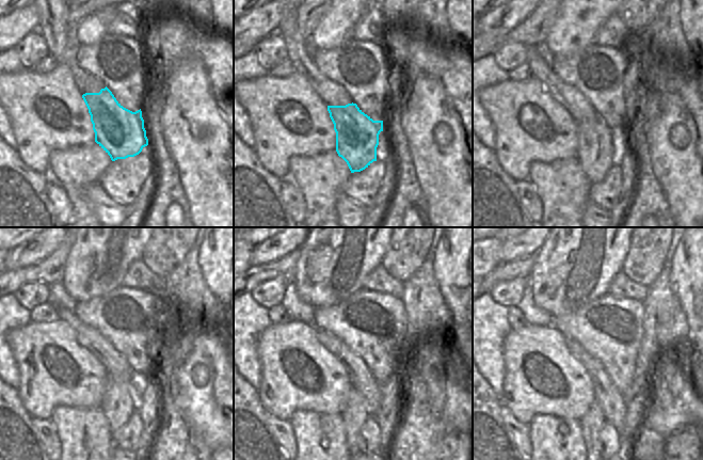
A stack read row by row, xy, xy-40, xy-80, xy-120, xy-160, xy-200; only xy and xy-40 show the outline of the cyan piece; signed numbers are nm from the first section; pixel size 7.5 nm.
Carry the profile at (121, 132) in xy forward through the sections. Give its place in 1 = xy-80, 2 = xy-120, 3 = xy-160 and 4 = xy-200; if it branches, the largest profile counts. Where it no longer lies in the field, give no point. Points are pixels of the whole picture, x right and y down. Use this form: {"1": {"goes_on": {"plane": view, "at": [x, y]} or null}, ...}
{"1": {"goes_on": {"plane": "xy-80", "at": [594, 140]}}, "2": {"goes_on": {"plane": "xy-120", "at": [120, 400]}}, "3": {"goes_on": {"plane": "xy-160", "at": [354, 415]}}, "4": {"goes_on": {"plane": "xy-200", "at": [591, 423]}}}

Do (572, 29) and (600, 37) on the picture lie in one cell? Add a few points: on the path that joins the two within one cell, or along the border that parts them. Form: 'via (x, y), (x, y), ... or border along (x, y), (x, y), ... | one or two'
border along (610, 15), (596, 32), (593, 43) | two

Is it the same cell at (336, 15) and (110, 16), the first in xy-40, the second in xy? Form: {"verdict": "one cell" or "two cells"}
{"verdict": "two cells"}

